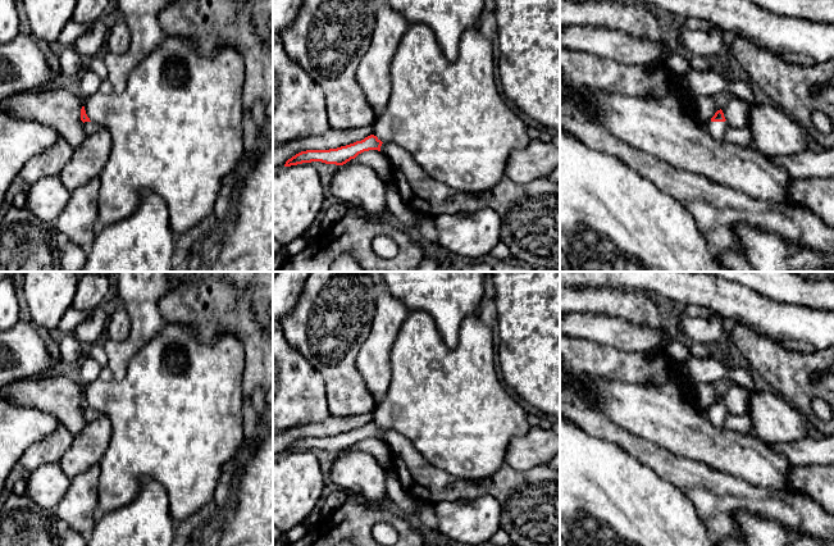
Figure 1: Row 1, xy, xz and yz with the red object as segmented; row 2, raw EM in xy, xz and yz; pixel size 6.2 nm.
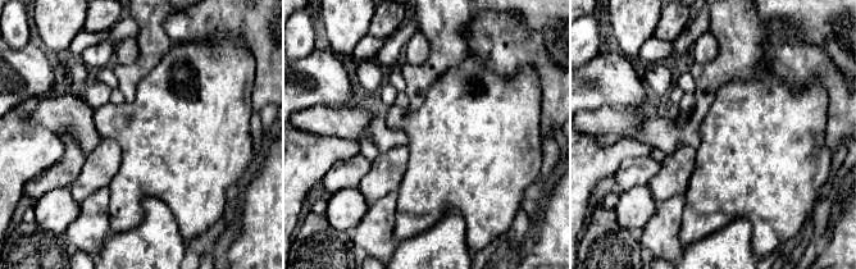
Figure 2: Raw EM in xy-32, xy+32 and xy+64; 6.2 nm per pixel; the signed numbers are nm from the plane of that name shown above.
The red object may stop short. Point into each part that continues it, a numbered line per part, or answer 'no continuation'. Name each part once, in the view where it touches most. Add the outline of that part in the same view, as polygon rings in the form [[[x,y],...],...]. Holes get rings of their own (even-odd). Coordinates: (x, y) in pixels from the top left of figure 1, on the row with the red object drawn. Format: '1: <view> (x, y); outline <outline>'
1: yz (718, 130); outline [[[710,122],[707,127],[708,132],[715,140],[724,140],[726,128],[726,122]]]

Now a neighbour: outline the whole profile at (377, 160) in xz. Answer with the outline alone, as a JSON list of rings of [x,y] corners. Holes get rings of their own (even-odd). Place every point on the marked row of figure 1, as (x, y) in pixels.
[[[369,150],[359,154],[346,164],[359,164],[372,168],[386,183],[391,177],[391,165],[388,158],[378,150]]]

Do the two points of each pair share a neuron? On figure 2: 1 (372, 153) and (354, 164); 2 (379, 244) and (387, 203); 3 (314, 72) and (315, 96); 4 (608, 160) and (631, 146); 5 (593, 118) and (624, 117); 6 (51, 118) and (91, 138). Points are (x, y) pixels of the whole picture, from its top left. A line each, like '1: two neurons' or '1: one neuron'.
1: two neurons
2: one neuron
3: one neuron
4: one neuron
5: one neuron
6: one neuron

